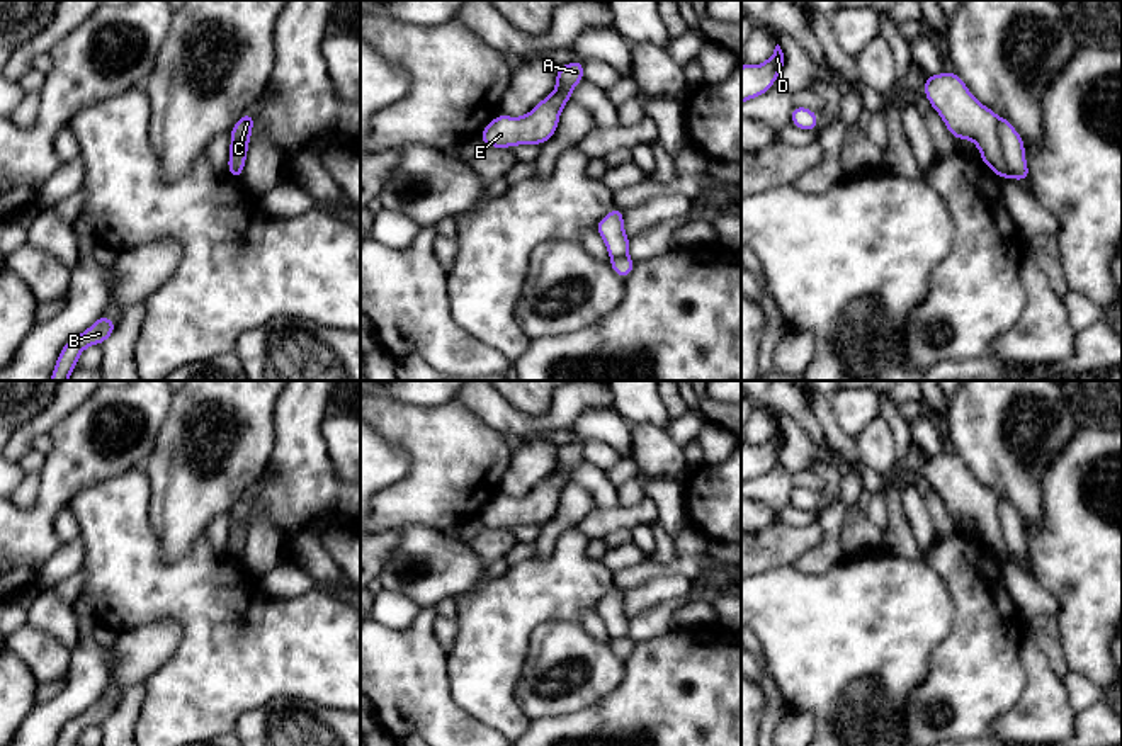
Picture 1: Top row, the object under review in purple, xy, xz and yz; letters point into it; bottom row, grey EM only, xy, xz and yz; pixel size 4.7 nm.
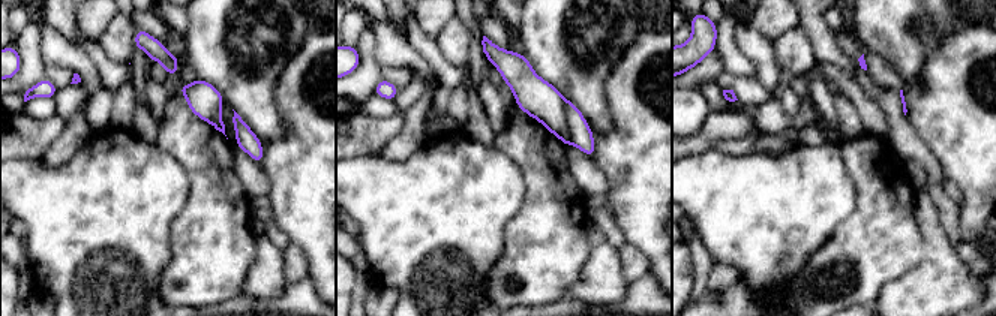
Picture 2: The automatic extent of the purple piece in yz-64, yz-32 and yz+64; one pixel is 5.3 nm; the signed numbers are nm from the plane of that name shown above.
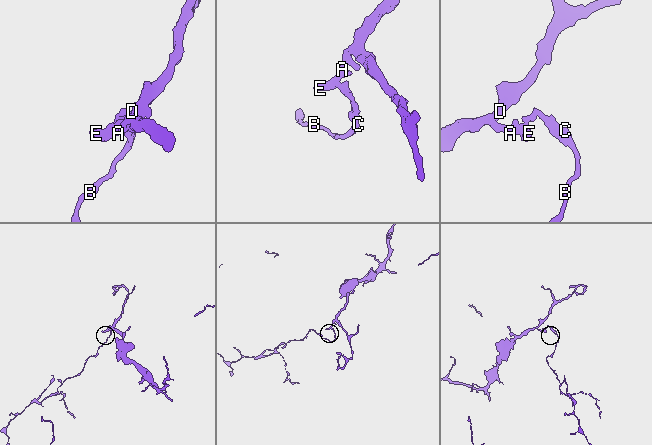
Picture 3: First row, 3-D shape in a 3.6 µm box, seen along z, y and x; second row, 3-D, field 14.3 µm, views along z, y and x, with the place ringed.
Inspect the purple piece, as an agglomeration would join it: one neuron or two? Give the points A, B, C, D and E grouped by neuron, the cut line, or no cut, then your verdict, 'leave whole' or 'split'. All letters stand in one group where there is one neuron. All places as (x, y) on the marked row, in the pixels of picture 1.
A D E / B C | yz (997, 118), (998, 143), (1008, 175) | split

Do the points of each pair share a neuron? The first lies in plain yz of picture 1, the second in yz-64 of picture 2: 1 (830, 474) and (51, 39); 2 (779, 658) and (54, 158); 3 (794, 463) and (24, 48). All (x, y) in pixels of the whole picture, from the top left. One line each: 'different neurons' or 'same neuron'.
1: different neurons
2: different neurons
3: different neurons

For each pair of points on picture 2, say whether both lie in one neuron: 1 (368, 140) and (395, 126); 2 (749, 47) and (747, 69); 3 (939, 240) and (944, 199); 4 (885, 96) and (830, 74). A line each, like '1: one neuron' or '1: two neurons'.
1: one neuron
2: two neurons
3: two neurons
4: two neurons

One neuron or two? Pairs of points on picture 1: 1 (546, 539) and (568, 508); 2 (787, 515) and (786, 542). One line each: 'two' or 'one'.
1: one
2: two

